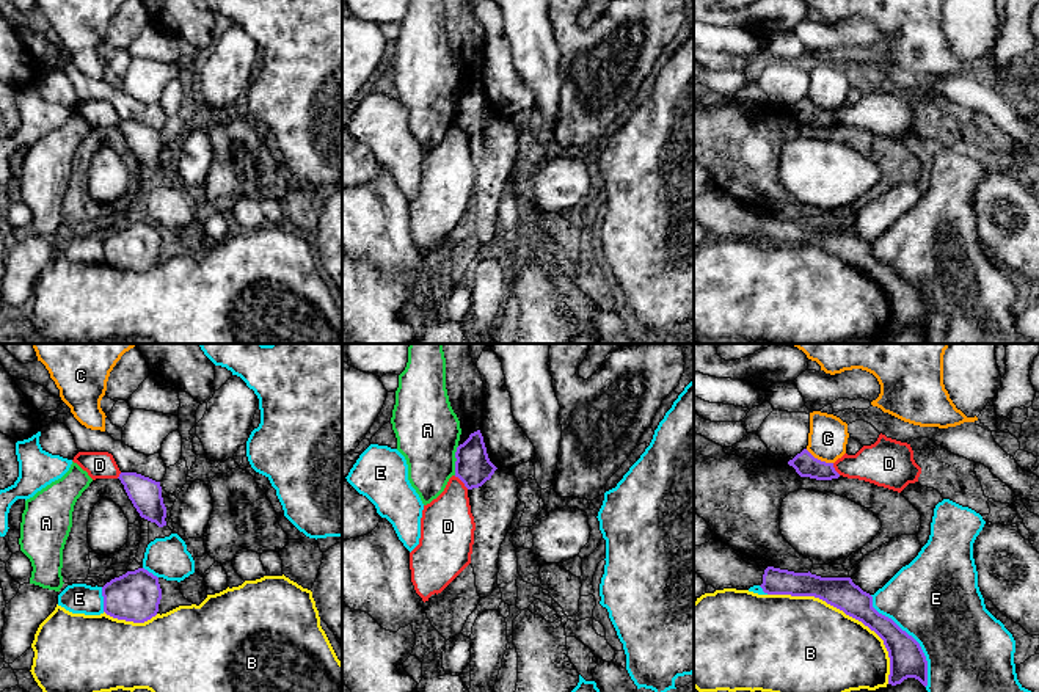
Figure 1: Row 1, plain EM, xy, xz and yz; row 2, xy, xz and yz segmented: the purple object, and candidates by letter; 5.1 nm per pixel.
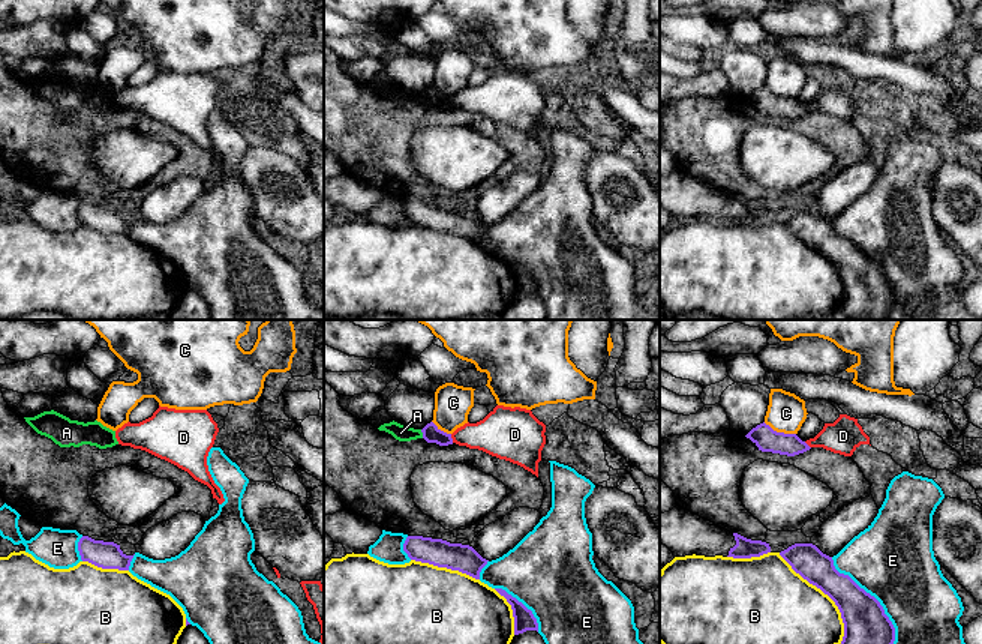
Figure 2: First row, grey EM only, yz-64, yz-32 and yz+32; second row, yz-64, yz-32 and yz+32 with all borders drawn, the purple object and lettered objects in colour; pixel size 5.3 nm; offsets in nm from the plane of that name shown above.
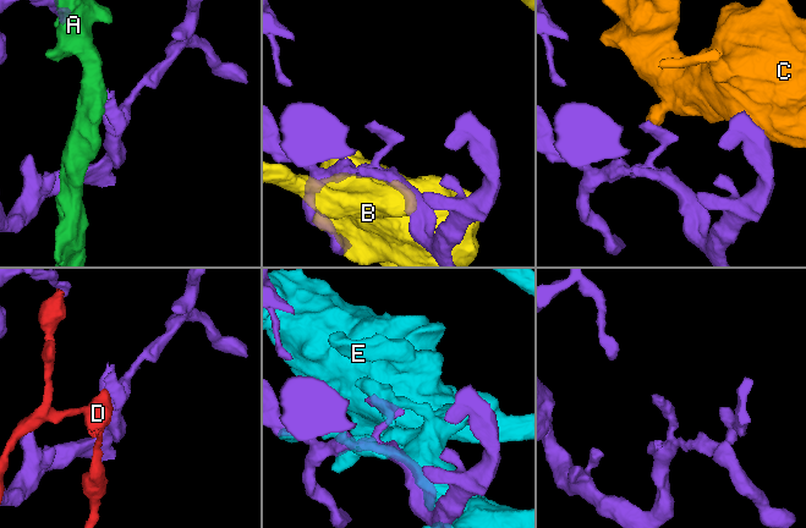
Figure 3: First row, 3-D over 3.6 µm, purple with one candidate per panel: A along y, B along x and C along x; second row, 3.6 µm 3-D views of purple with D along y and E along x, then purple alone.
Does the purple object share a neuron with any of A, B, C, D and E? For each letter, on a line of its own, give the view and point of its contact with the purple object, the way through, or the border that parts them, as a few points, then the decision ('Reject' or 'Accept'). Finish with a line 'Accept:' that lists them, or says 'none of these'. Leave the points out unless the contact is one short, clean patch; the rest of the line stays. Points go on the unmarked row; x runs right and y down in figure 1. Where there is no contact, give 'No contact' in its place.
A: Touches purple at xz (457, 109). Reject
B: Touches purple at yz (846, 262). Reject
C: Touches purple at yz (820, 109). Boundary: yz (805, 98), (815, 105), (832, 112). Reject
D: Touches purple at xz (462, 129). Boundary: xz (454, 124), (468, 137). Reject
E: Touches purple at yz (912, 286). Reject
Accept: none of these

